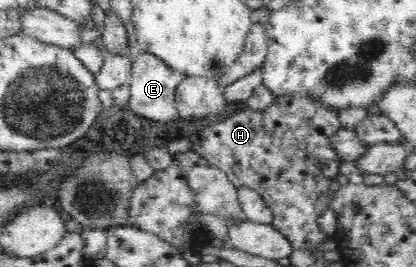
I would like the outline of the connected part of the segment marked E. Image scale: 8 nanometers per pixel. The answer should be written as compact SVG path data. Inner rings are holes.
M141 52L132 63L129 83L131 97L127 110L138 117L158 120L158 122L172 122L179 116L179 110L175 103L176 88L187 77L177 71L170 69L156 56Z

